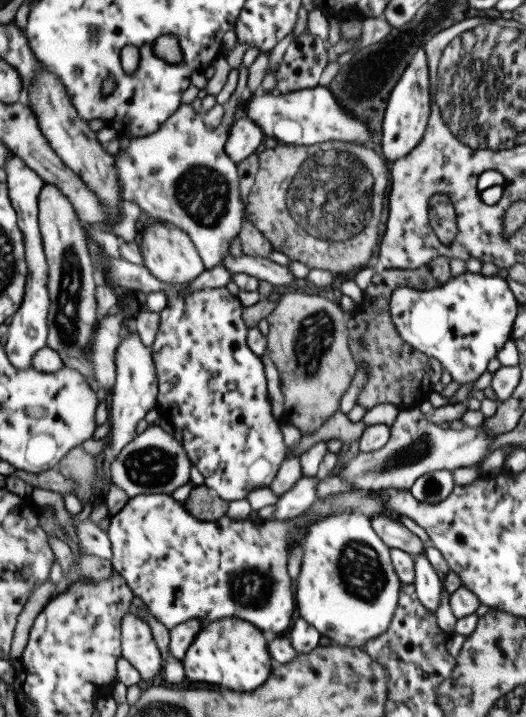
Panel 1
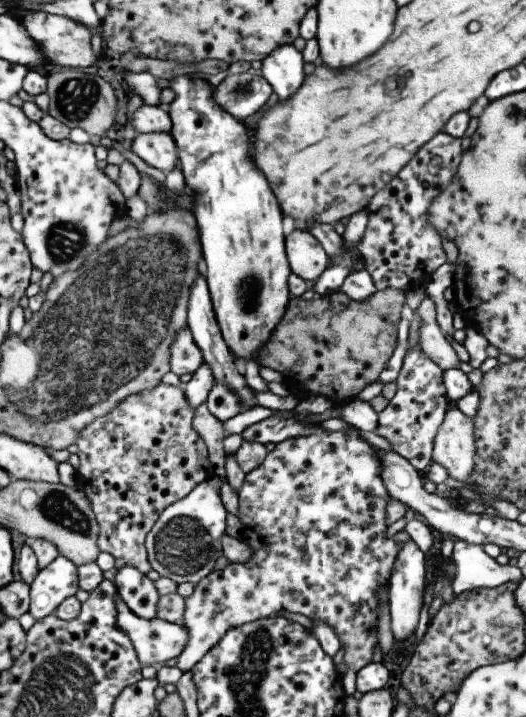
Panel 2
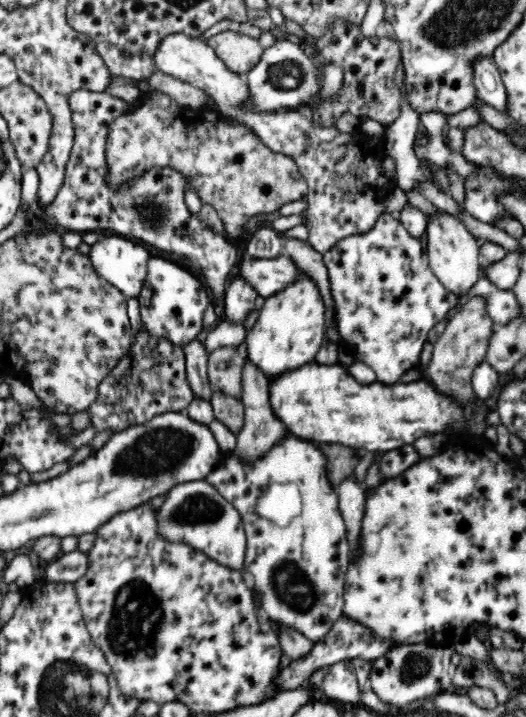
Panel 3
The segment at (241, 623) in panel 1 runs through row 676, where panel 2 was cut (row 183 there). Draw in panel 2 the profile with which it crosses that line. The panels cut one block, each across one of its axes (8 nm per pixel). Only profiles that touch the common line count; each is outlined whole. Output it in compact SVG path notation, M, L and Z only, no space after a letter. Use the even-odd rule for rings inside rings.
M181 75L174 79L169 79L170 88L175 97L166 106L167 113L170 118L170 130L169 134L172 136L174 143L176 144L178 167L182 172L185 184L191 188L195 193L194 207L191 209L194 222L199 236L199 245L201 246L201 264L202 272L206 280L214 317L219 327L222 339L229 349L229 352L234 355L235 361L238 363L244 363L246 360L253 360L257 364L256 352L263 348L262 344L265 344L271 336L271 331L274 326L281 320L285 307L291 298L287 288L287 275L290 273L286 254L284 251L284 236L281 232L281 218L283 217L277 204L275 196L271 194L265 178L261 176L259 170L255 170L255 166L251 164L249 156L247 156L247 136L245 136L245 127L241 126L242 122L238 121L235 117L227 114L219 105L215 104L212 99L213 87L205 80L199 79L193 75Z

